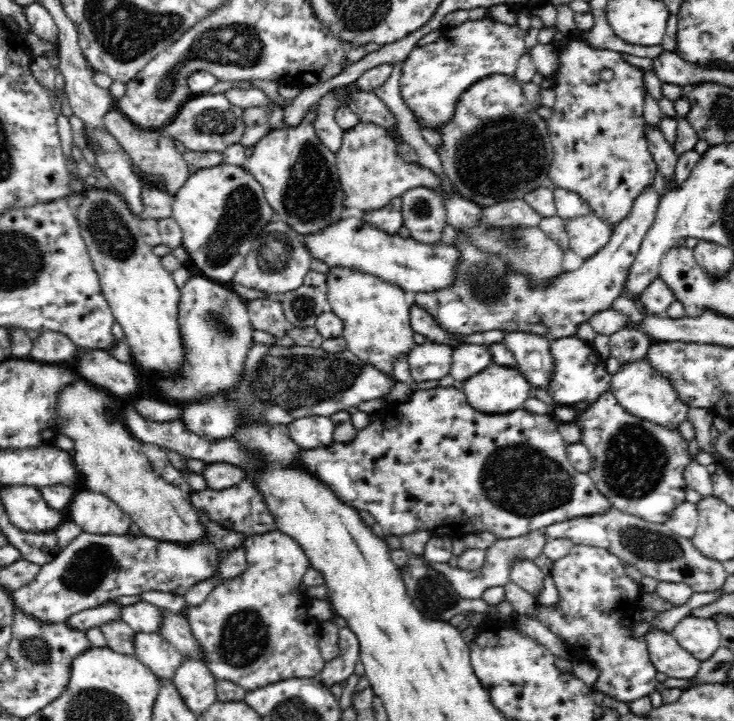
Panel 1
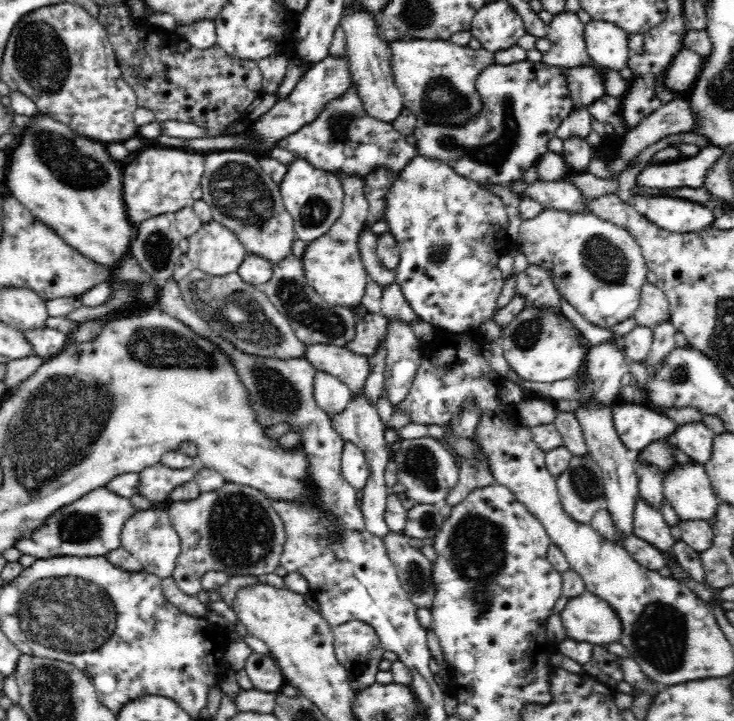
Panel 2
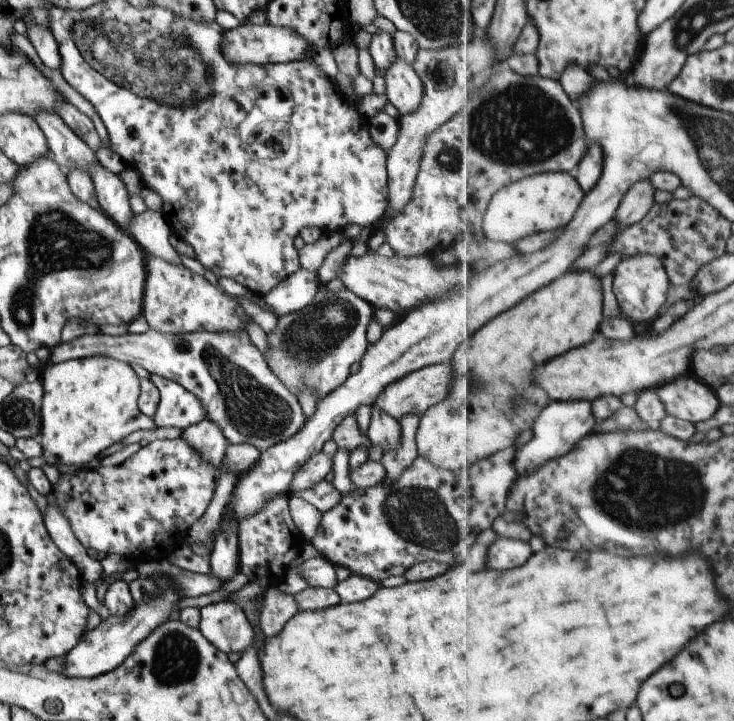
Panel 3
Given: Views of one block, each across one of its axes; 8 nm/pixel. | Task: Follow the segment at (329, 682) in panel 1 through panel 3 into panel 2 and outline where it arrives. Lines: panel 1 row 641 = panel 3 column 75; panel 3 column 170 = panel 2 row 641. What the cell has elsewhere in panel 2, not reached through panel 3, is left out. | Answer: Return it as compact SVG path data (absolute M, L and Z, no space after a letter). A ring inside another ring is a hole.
M362 621L332 627L335 655L352 681L353 695L376 684L378 665L386 651L374 628Z

